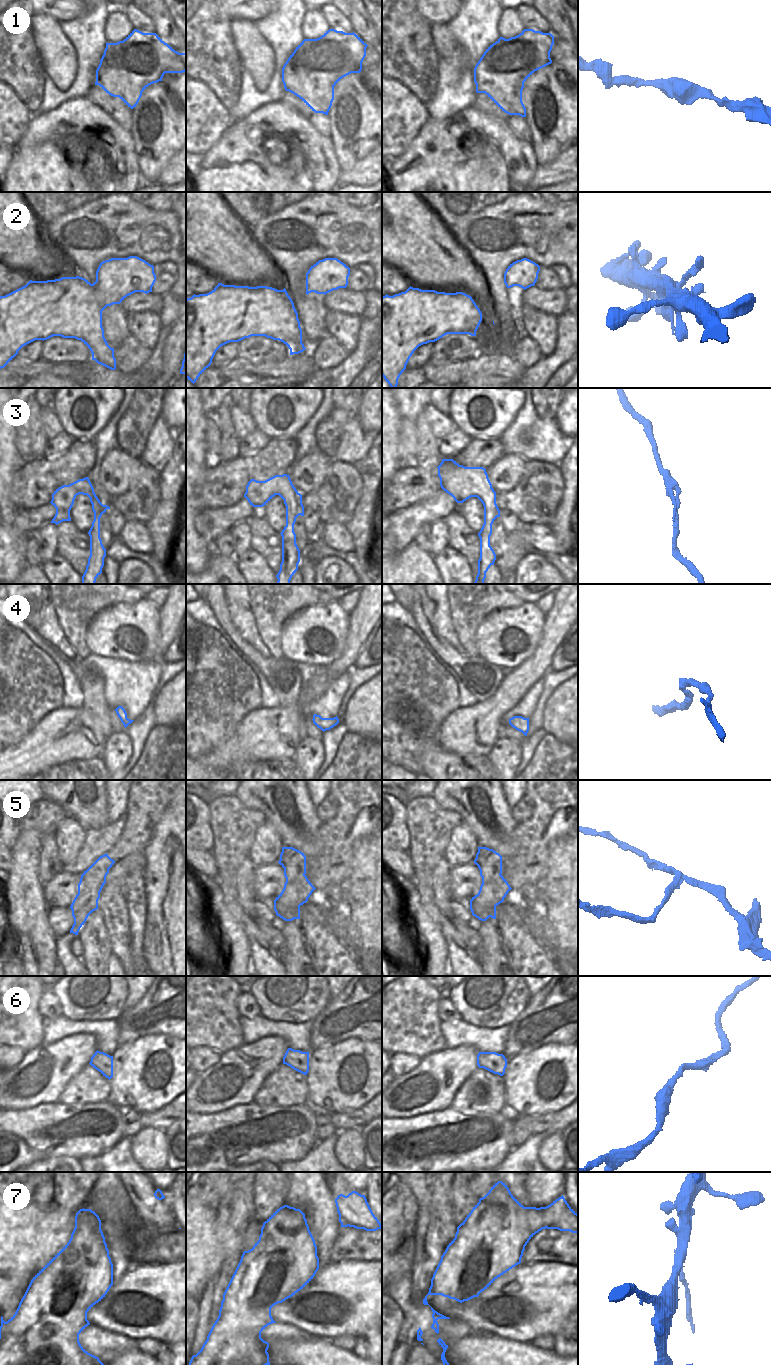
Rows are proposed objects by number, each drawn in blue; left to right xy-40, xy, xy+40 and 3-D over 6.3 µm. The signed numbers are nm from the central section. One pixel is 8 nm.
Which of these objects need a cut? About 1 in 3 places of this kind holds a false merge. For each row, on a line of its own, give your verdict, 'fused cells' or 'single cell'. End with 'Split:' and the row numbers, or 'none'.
1: single cell
2: single cell
3: single cell
4: single cell
5: fused cells
6: single cell
7: fused cells
Split: 5, 7

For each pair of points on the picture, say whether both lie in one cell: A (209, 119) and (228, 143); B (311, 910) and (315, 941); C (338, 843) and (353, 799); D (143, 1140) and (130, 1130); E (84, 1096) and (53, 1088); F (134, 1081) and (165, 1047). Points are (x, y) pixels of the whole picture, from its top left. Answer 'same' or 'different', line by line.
A: different
B: same
C: same
D: different
E: different
F: same

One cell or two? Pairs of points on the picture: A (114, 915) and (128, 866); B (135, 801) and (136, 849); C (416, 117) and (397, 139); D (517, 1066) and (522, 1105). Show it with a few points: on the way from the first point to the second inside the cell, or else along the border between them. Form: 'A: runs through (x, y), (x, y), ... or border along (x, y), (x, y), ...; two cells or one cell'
A: border along (106, 882), (116, 884), (122, 888); two cells
B: runs through (136, 813), (136, 837); one cell
C: runs through (411, 122), (399, 134); one cell
D: runs through (522, 1076), (522, 1095); one cell

